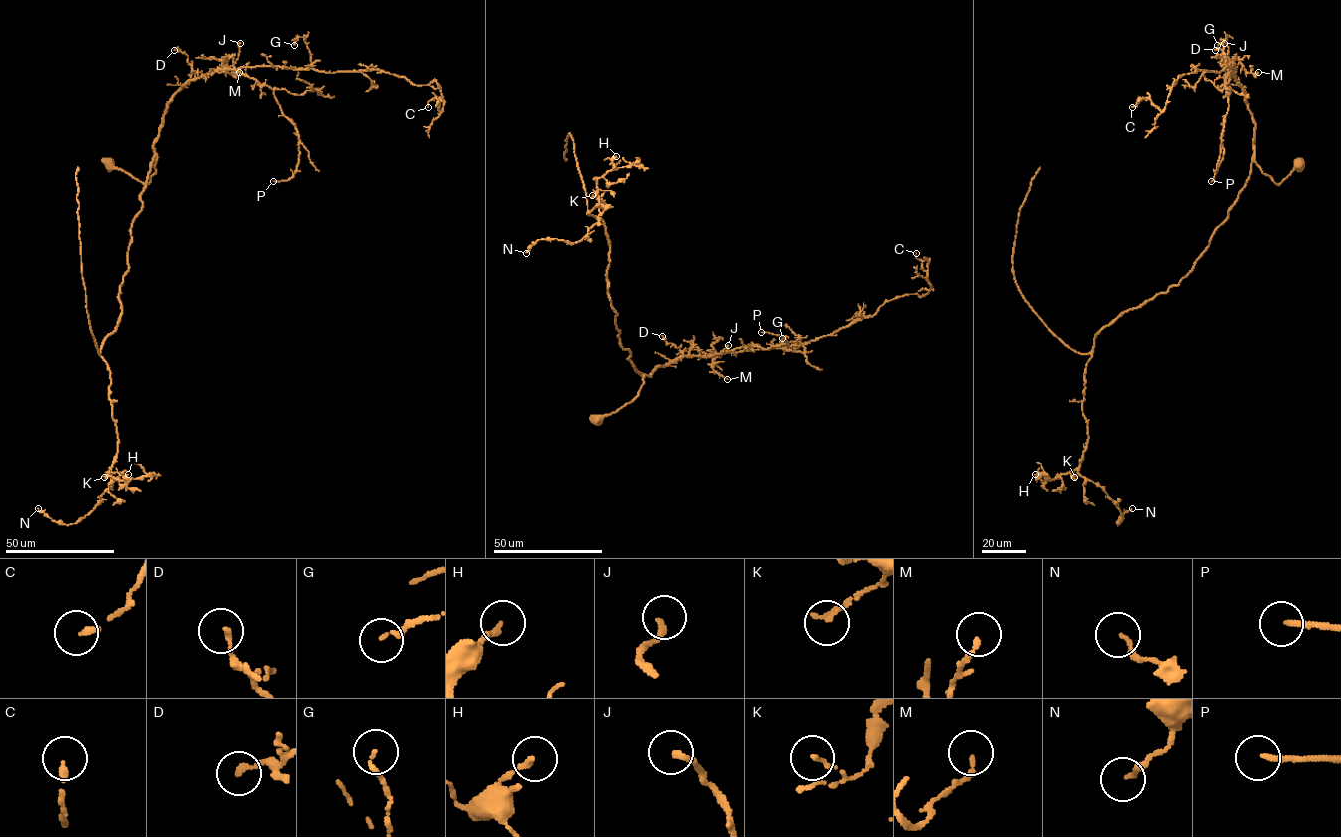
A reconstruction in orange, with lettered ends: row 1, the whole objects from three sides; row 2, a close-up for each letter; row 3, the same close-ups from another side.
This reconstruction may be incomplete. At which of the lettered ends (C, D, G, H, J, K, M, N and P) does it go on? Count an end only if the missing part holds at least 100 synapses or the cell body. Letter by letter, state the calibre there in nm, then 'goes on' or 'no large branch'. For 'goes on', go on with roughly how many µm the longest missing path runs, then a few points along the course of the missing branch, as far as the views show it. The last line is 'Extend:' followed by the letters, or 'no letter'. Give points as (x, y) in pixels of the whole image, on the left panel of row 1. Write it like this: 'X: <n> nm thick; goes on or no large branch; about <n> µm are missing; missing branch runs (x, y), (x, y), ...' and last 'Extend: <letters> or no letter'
C: 190 nm thick; no large branch
D: 180 nm thick; no large branch
G: 130 nm thick; no large branch
H: 180 nm thick; no large branch
J: 200 nm thick; no large branch
K: 120 nm thick; no large branch
M: 160 nm thick; no large branch
N: 160 nm thick; no large branch
P: 180 nm thick; no large branch
Extend: no letter

